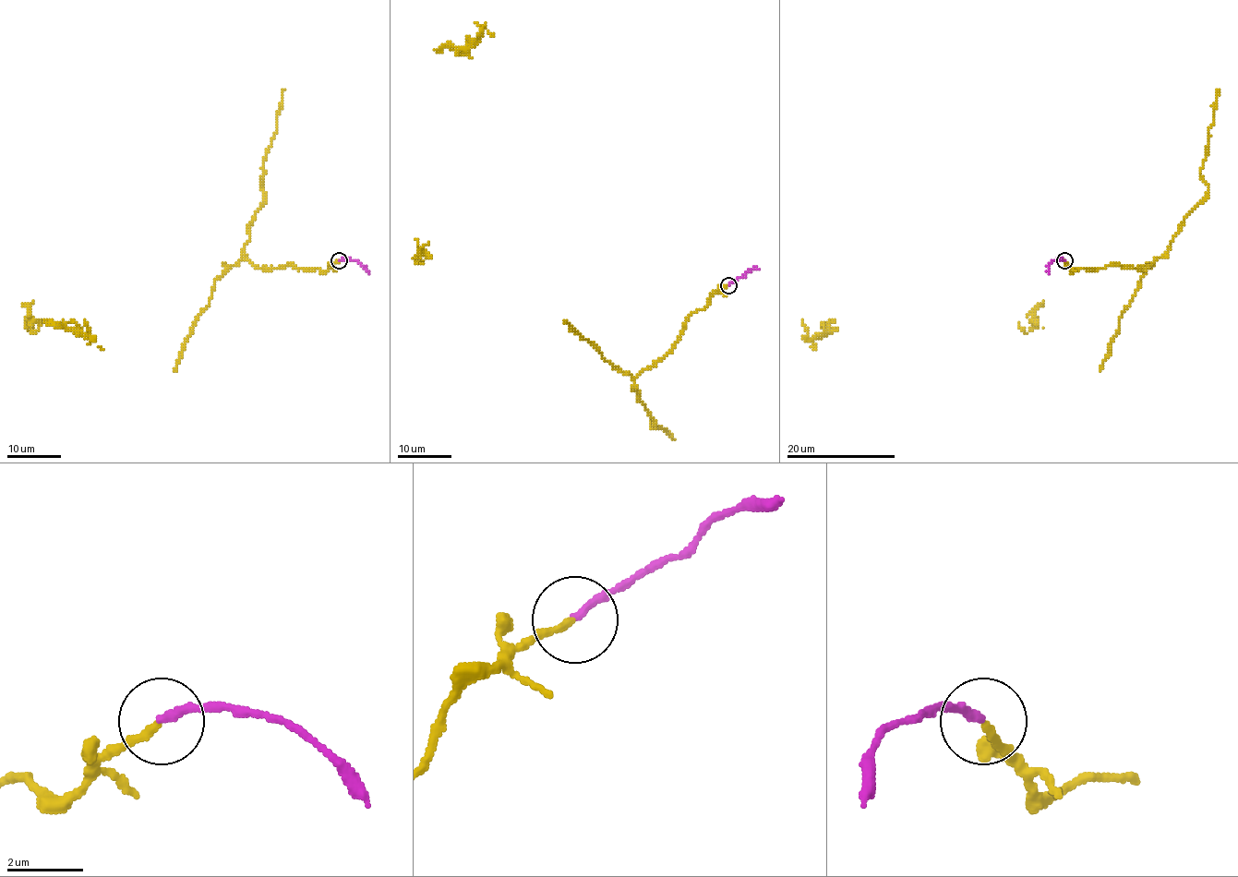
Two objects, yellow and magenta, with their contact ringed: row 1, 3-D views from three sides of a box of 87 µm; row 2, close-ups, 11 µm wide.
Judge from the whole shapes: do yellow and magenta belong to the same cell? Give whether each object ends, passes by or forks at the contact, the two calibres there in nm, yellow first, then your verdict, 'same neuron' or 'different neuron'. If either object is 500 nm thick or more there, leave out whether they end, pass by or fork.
yellow ends | magenta ends | 190/200 nm | same neuron

